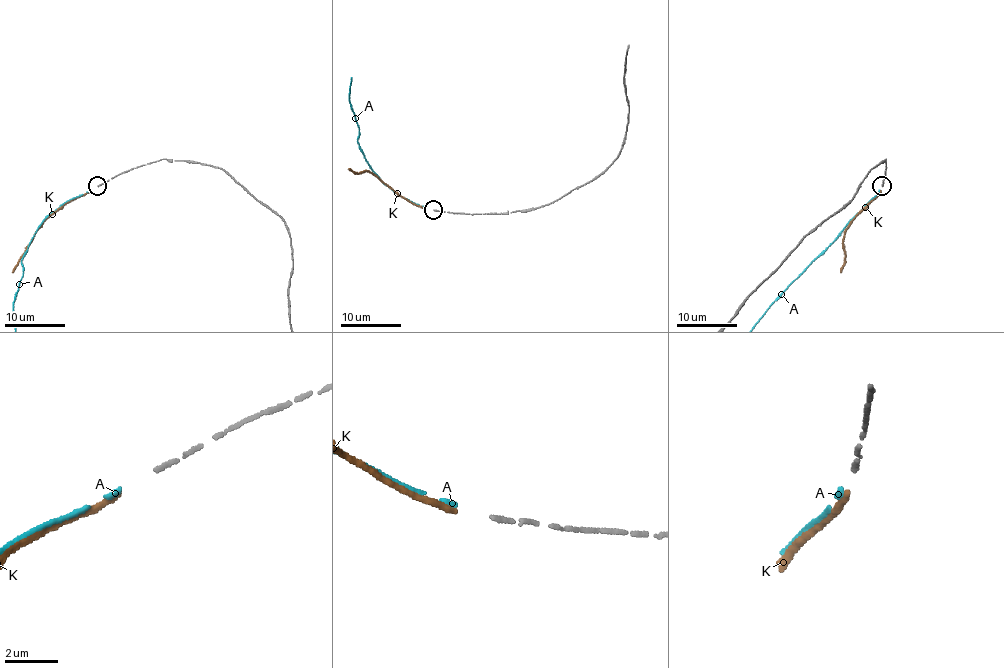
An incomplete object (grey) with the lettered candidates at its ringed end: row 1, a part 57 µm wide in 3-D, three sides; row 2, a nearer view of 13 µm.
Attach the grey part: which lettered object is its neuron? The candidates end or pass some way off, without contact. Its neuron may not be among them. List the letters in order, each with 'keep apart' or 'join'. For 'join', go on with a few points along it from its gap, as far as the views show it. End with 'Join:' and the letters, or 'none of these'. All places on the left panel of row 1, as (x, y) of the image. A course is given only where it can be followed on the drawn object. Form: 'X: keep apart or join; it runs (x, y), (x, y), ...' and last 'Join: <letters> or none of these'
A: join
K: keep apart
Join: A

